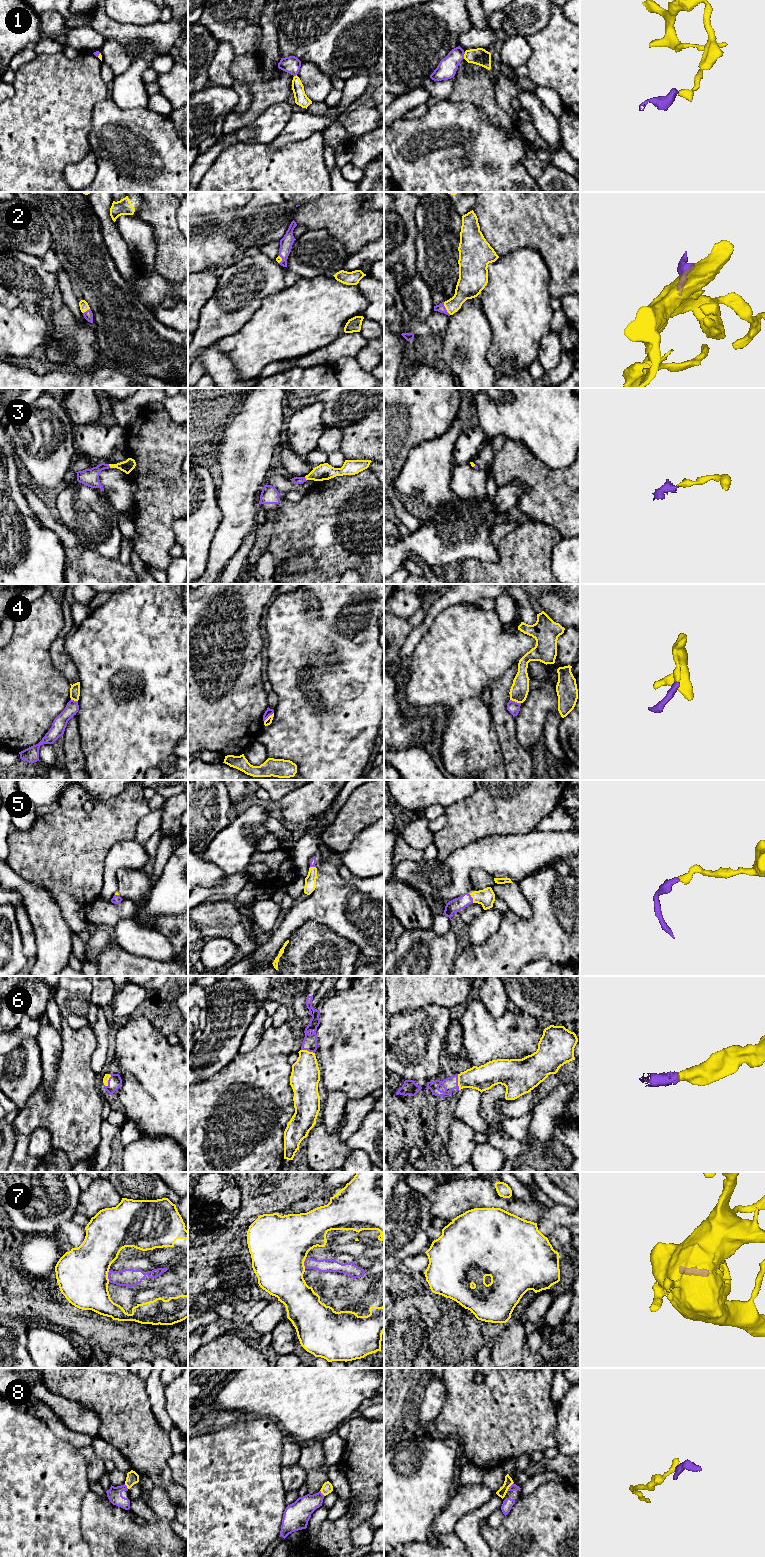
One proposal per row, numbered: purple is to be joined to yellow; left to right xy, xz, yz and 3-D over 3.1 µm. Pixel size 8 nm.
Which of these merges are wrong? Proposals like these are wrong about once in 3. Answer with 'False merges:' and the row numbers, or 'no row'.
False merges: 1, 4, 8

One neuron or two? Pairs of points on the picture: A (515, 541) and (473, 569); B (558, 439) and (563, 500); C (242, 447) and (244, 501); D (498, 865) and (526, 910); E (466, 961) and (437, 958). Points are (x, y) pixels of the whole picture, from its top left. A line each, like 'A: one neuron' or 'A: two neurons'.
A: one neuron
B: two neurons
C: one neuron
D: two neurons
E: two neurons

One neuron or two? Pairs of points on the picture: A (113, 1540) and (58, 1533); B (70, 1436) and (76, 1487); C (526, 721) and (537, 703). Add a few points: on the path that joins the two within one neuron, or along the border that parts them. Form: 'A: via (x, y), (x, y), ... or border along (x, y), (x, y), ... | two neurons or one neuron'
A: border along (81, 1512), (81, 1536), (89, 1546) | two neurons
B: border along (51, 1431), (78, 1448) | two neurons
C: via (530, 717), (536, 707) | one neuron

